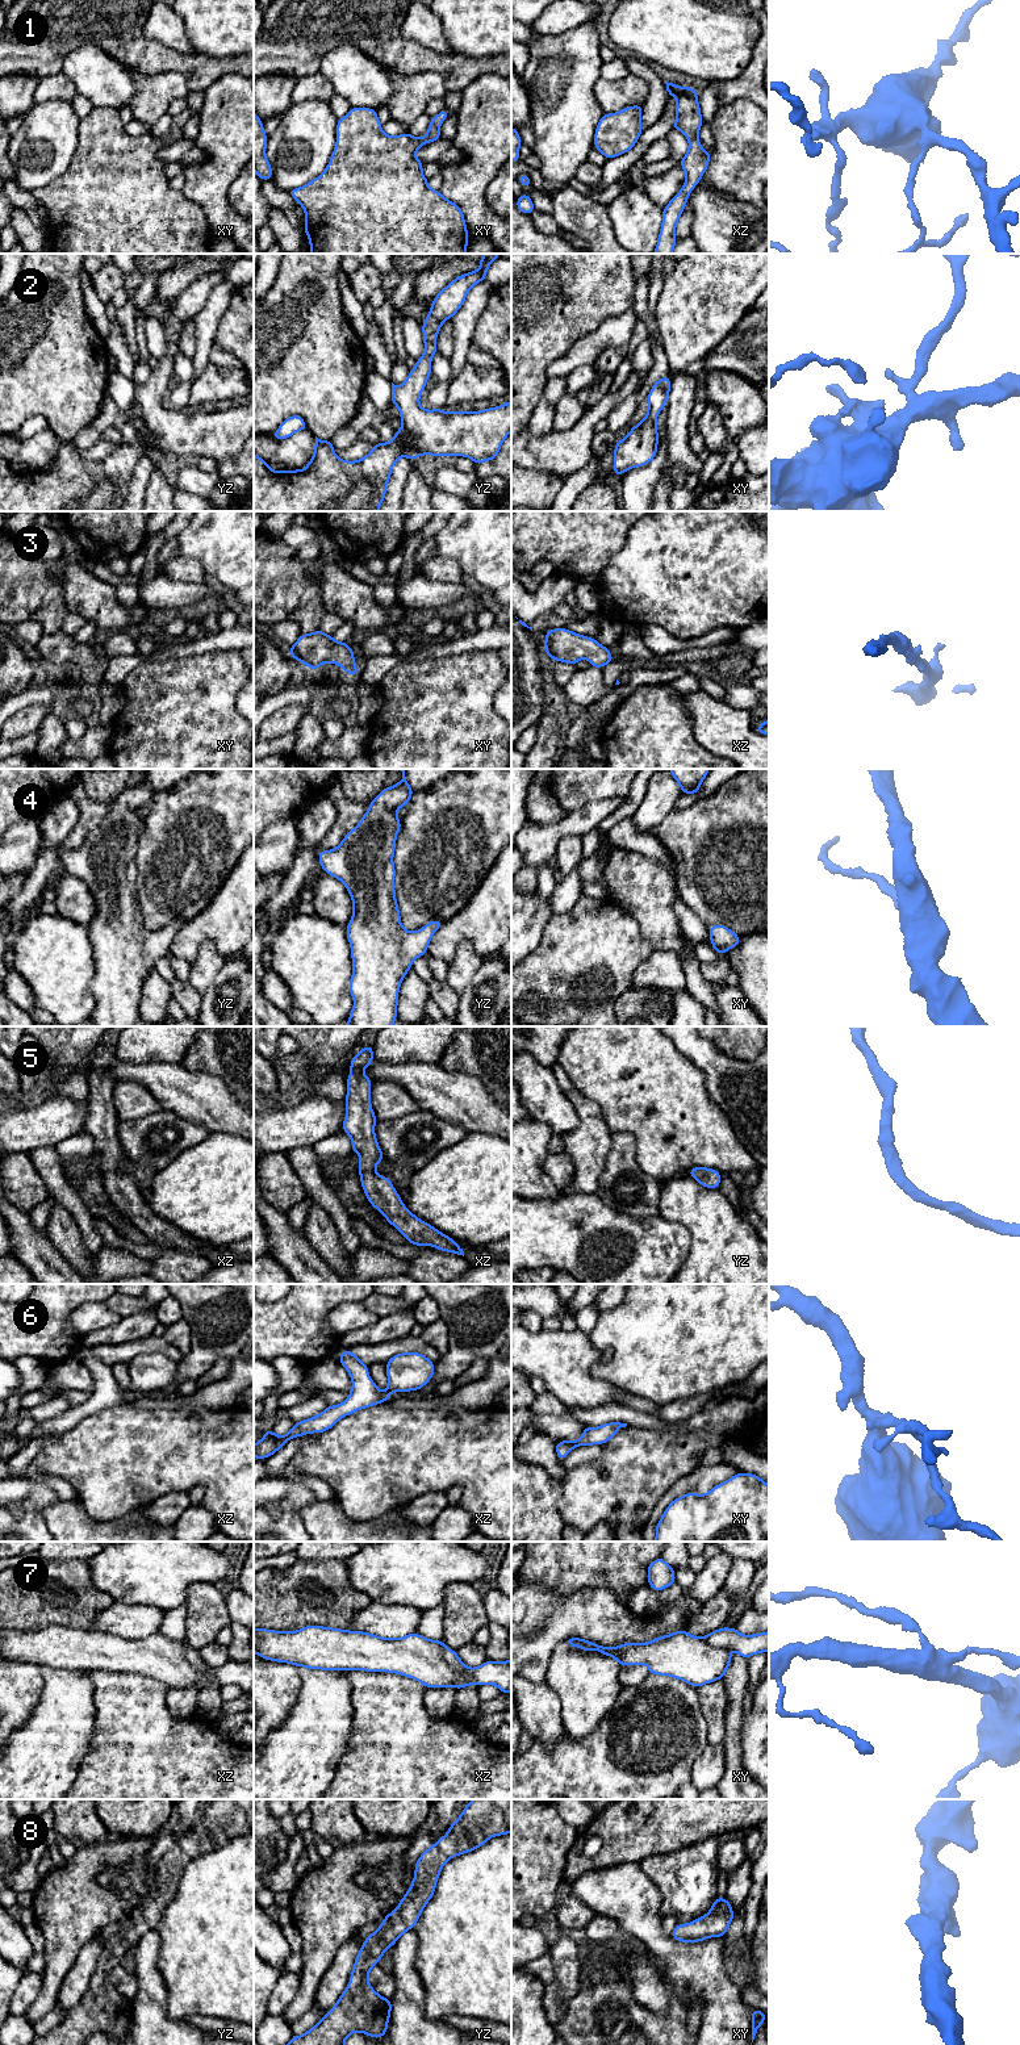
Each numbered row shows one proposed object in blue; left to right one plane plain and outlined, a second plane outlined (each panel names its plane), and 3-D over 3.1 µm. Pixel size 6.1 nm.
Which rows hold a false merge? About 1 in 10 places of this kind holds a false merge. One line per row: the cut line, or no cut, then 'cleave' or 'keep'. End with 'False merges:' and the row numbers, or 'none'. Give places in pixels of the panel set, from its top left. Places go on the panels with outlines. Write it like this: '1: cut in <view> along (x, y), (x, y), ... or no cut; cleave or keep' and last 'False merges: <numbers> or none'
1: no cut; keep
2: no cut; keep
3: no cut; keep
4: no cut; keep
5: no cut; keep
6: no cut; keep
7: no cut; keep
8: no cut; keep
False merges: none

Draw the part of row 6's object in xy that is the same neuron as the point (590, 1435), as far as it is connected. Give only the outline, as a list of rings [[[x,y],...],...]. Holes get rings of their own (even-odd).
[[[610,1422],[601,1425],[599,1427],[584,1427],[582,1435],[578,1440],[563,1440],[556,1442],[556,1455],[559,1460],[564,1460],[567,1455],[576,1447],[603,1444],[609,1442],[620,1427],[626,1427],[627,1423]]]

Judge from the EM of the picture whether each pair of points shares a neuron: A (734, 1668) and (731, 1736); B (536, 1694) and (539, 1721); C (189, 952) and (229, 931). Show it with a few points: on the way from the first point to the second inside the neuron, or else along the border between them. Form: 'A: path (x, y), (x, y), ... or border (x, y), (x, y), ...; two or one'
A: path (735, 1685), (734, 1719); one
B: path (536, 1701), (539, 1714); one
C: path (196, 941), (207, 931), (218, 931); one

